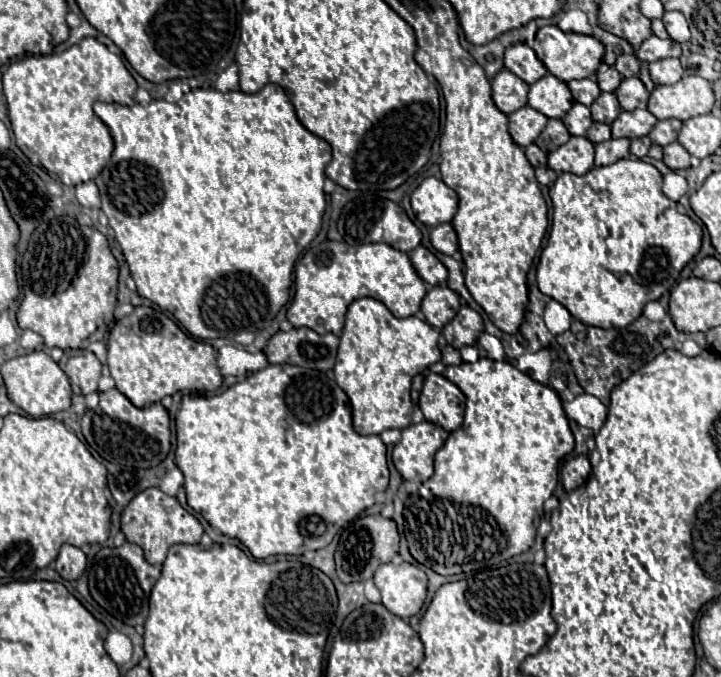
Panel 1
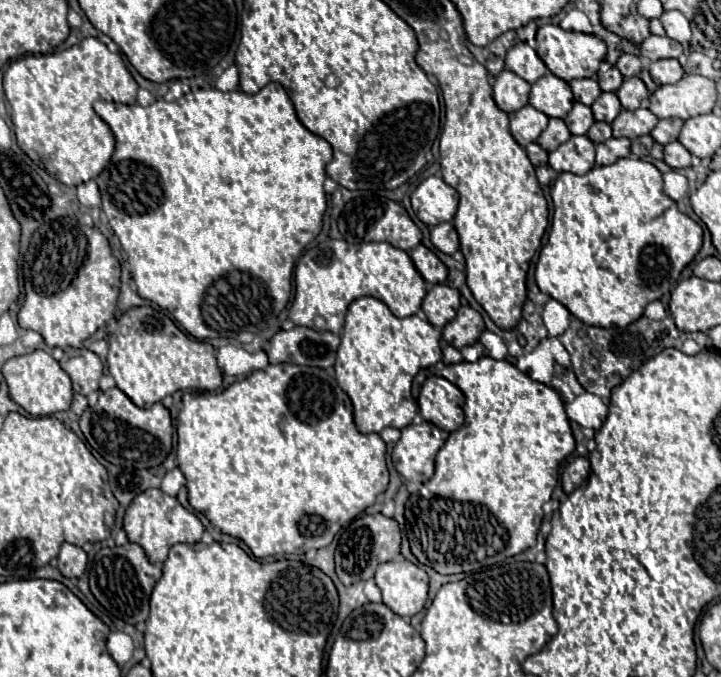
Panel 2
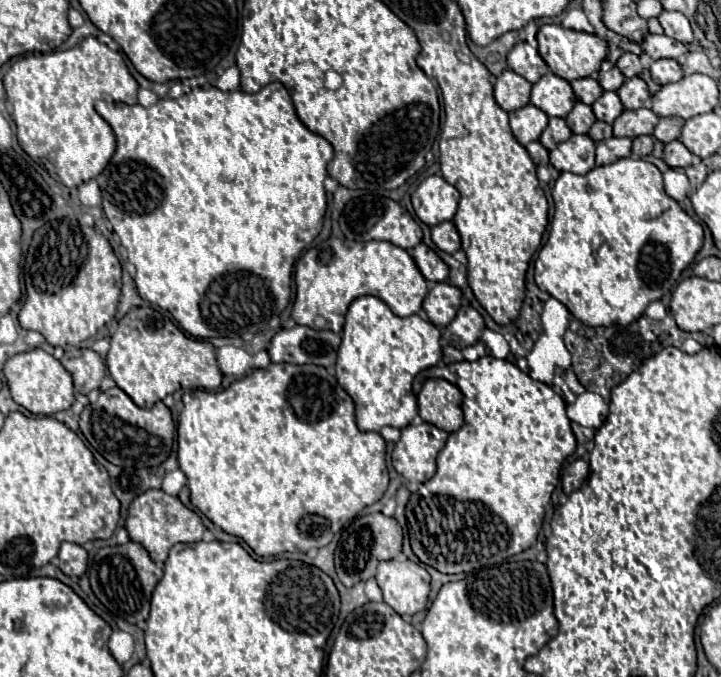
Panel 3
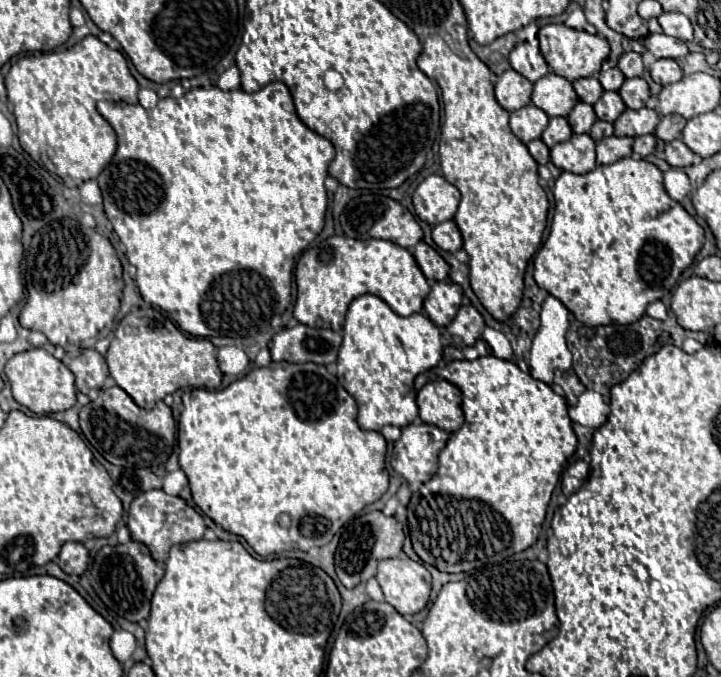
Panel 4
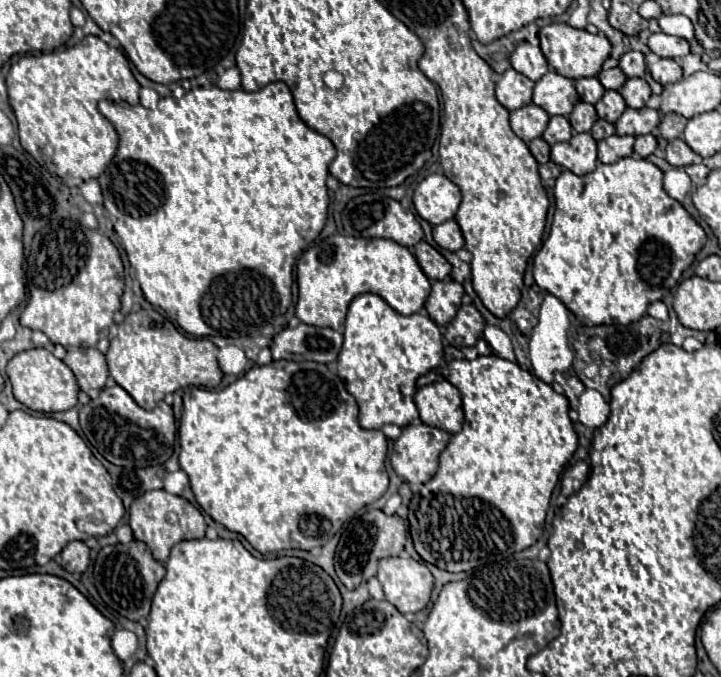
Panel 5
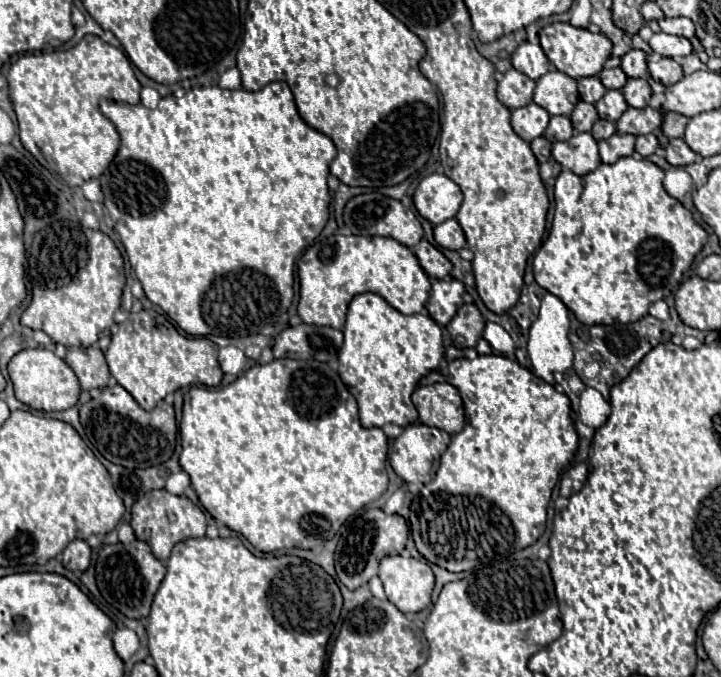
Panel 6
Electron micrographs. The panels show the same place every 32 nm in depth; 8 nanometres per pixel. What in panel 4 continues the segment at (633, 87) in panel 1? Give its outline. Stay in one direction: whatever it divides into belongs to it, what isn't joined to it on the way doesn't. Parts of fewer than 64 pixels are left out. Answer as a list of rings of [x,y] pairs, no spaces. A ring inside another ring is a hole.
[[[630,78],[630,80],[626,80],[622,84],[622,90],[618,90],[618,94],[622,96],[622,100],[624,100],[624,104],[628,108],[638,110],[638,108],[642,108],[648,102],[650,88],[648,88],[644,78]]]

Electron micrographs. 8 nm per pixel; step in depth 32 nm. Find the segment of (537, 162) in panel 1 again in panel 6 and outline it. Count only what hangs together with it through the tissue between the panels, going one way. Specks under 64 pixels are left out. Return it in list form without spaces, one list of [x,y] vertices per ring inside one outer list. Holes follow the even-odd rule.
[[[538,136],[536,140],[532,140],[530,146],[532,146],[532,152],[534,152],[534,156],[538,158],[538,162],[546,162],[546,160],[550,160],[552,144],[550,144],[544,136]]]

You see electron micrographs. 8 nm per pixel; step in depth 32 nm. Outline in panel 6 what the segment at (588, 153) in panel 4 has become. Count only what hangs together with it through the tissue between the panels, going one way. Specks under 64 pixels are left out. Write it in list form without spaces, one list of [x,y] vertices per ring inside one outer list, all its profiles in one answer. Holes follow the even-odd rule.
[[[578,132],[566,142],[554,142],[552,158],[578,176],[596,170],[600,164],[598,144],[590,132]]]

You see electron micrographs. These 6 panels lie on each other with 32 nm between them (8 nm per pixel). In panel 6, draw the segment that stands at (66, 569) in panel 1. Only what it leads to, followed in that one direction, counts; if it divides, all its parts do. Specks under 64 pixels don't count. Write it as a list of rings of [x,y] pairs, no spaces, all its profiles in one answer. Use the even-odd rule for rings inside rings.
[[[72,540],[62,552],[62,564],[72,572],[84,572],[90,564],[92,548],[86,540]]]

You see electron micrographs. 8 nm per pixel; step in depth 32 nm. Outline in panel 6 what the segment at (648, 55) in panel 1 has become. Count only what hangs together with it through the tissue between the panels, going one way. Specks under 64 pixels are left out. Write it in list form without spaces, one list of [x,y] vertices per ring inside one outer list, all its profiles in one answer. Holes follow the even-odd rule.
[[[658,32],[654,34],[648,44],[652,46],[654,52],[662,54],[662,56],[668,56],[668,58],[682,58],[682,56],[688,56],[694,52],[694,46],[688,38],[682,38],[682,36],[672,36],[672,34],[664,34],[664,32]]]

